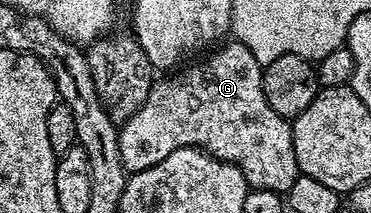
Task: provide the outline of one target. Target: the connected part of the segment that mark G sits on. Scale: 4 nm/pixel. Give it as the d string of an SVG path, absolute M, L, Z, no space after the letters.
M235 42L221 43L208 55L203 57L205 60L201 64L189 63L165 75L168 76L165 80L157 79L143 106L129 120L119 125L120 153L125 172L131 174L146 170L174 154L174 150L179 148L201 148L203 152L209 152L221 162L230 162L238 166L238 170L242 170L246 178L249 189L257 188L286 194L302 173L298 166L298 158L294 158L291 123L278 115L270 106L270 102L266 102L266 94L262 90L262 65L258 58L254 58L254 54L250 54L246 46Z

